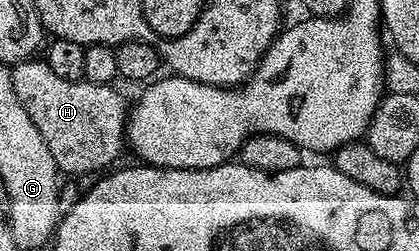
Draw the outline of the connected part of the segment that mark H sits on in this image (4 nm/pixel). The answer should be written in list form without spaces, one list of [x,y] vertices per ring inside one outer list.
[[[45,77],[37,87],[39,91],[18,91],[17,101],[21,101],[21,105],[29,109],[29,115],[33,115],[33,125],[37,125],[37,133],[45,137],[45,145],[49,145],[49,153],[53,153],[53,161],[60,172],[64,176],[87,175],[90,171],[102,172],[110,168],[110,163],[125,151],[129,103],[123,100],[122,93],[114,91],[116,88],[106,83],[74,83],[61,77]]]

